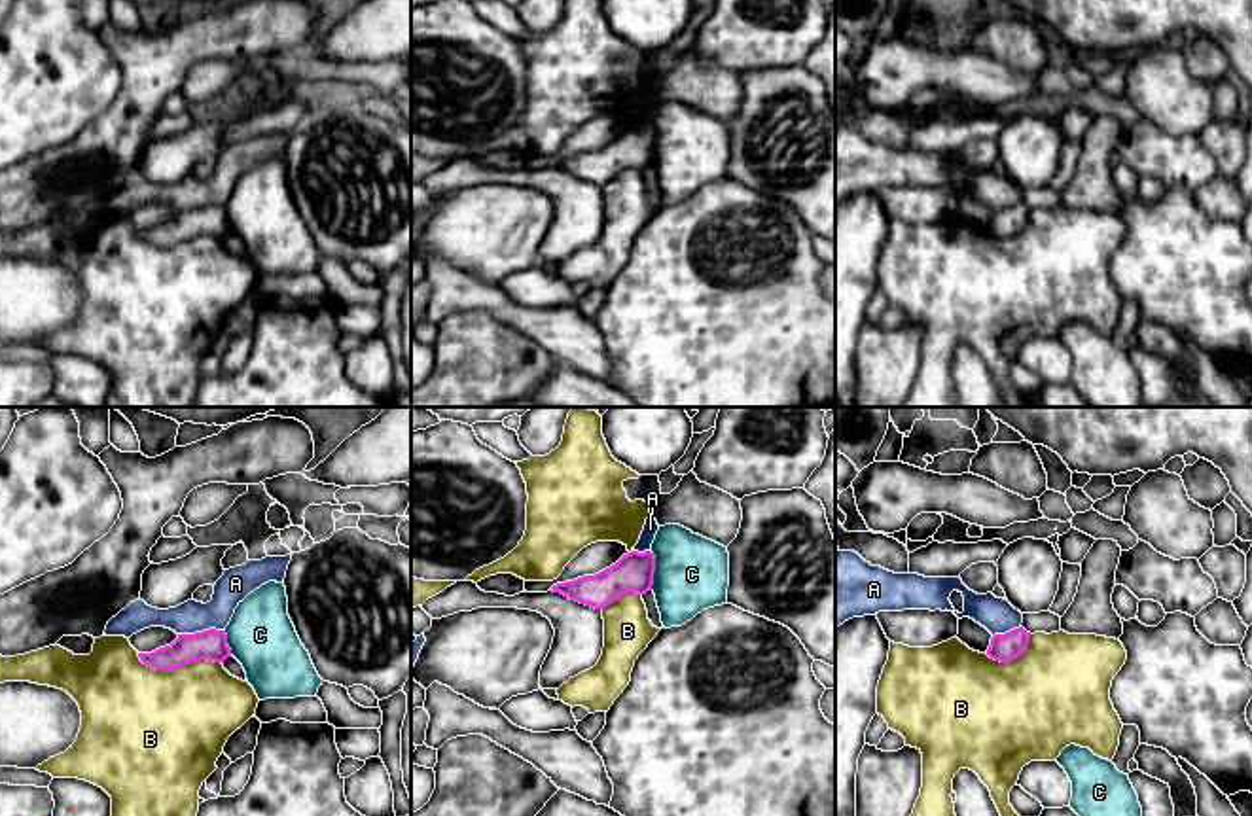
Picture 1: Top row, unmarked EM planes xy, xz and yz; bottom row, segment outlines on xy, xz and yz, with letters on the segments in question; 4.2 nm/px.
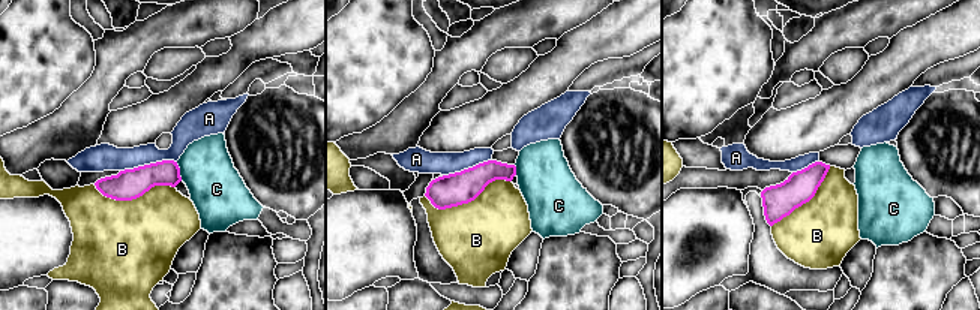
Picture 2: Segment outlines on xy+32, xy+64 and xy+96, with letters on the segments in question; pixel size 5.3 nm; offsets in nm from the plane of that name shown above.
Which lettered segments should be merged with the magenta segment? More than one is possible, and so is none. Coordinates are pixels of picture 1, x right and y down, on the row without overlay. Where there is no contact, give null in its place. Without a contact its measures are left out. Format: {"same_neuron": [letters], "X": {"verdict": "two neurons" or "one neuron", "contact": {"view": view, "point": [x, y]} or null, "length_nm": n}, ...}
{"same_neuron": [], "A": {"verdict": "two neurons", "contact": {"view": "xy", "point": [203, 207]}, "length_nm": 200}, "B": {"verdict": "two neurons", "contact": {"view": "xy", "point": [178, 243]}, "length_nm": 360}, "C": {"verdict": "two neurons", "contact": {"view": "xz", "point": [654, 146]}, "length_nm": 180}}

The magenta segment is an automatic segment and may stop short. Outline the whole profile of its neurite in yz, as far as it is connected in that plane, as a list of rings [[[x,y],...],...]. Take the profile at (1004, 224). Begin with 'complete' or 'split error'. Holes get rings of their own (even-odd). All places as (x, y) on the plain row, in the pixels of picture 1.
complete; [[[1023,203],[1013,204],[1006,210],[994,210],[991,214],[987,231],[994,237],[1010,239],[1027,225],[1028,214],[1030,214],[1030,208],[1027,208]]]

